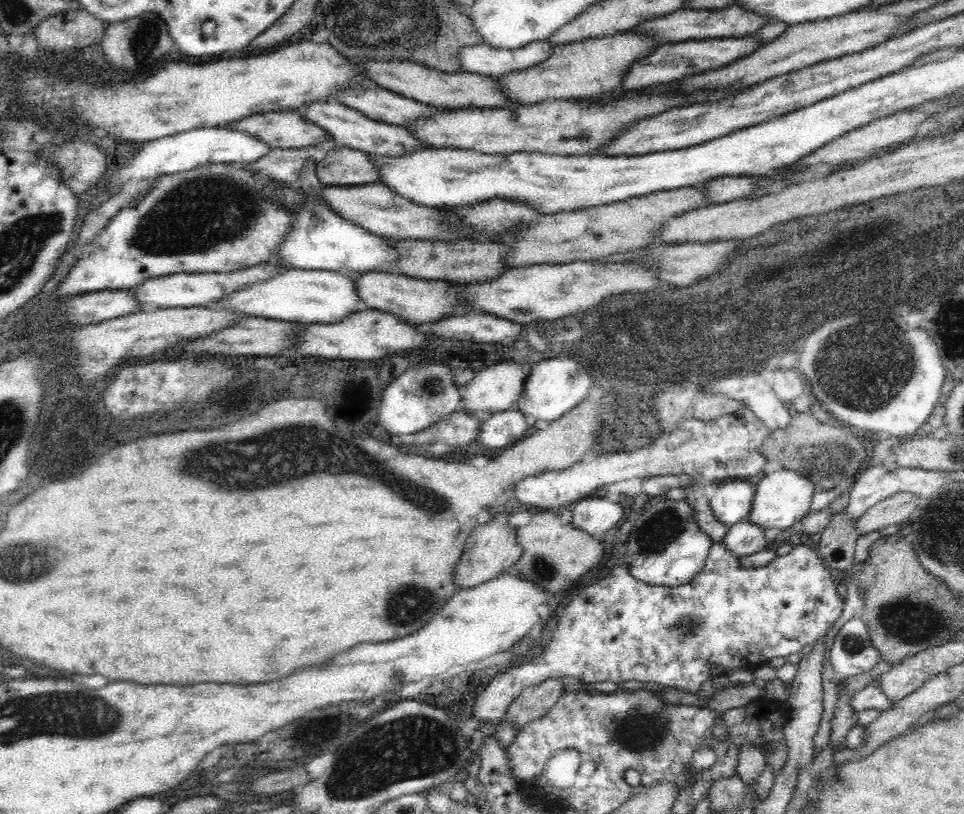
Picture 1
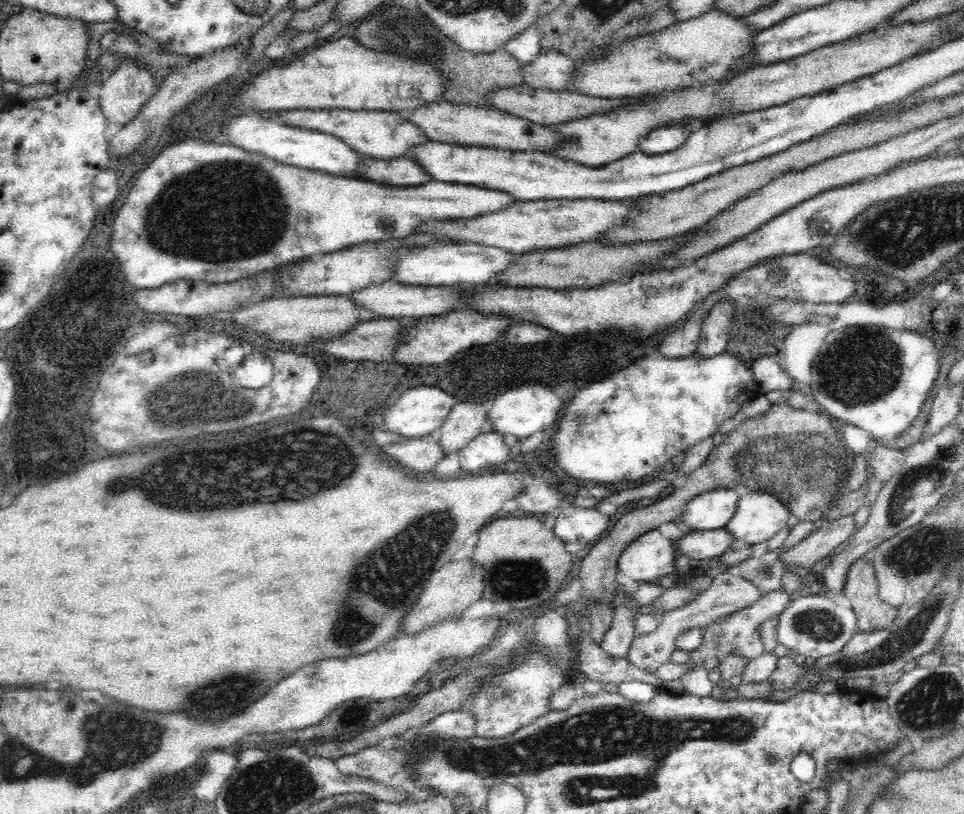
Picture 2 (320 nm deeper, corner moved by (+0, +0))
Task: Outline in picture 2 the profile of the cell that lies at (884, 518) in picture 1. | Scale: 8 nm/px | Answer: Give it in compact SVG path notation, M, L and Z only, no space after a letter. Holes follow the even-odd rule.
M843 515L831 520L829 526L822 530L816 527L808 537L779 555L784 570L795 566L810 569L814 563L829 556L830 552L842 544L853 530L852 515Z

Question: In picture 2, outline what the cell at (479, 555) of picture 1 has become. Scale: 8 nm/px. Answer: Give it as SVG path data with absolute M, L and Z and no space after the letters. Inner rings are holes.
M472 559L445 564L438 572L432 574L432 578L426 582L422 592L416 598L414 606L402 616L399 633L416 635L446 619L460 617L470 604L480 600L480 596L482 596L482 567L480 565L474 564Z

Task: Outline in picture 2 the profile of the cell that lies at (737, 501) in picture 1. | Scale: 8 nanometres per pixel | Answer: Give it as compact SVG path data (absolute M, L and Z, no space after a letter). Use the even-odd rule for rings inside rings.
M716 488L687 502L681 518L691 531L724 529L736 510L738 490Z

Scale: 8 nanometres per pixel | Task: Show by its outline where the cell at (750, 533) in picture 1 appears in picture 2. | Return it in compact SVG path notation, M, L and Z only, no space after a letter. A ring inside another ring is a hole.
M726 529L698 530L683 534L674 545L675 551L694 560L724 555L734 542Z

